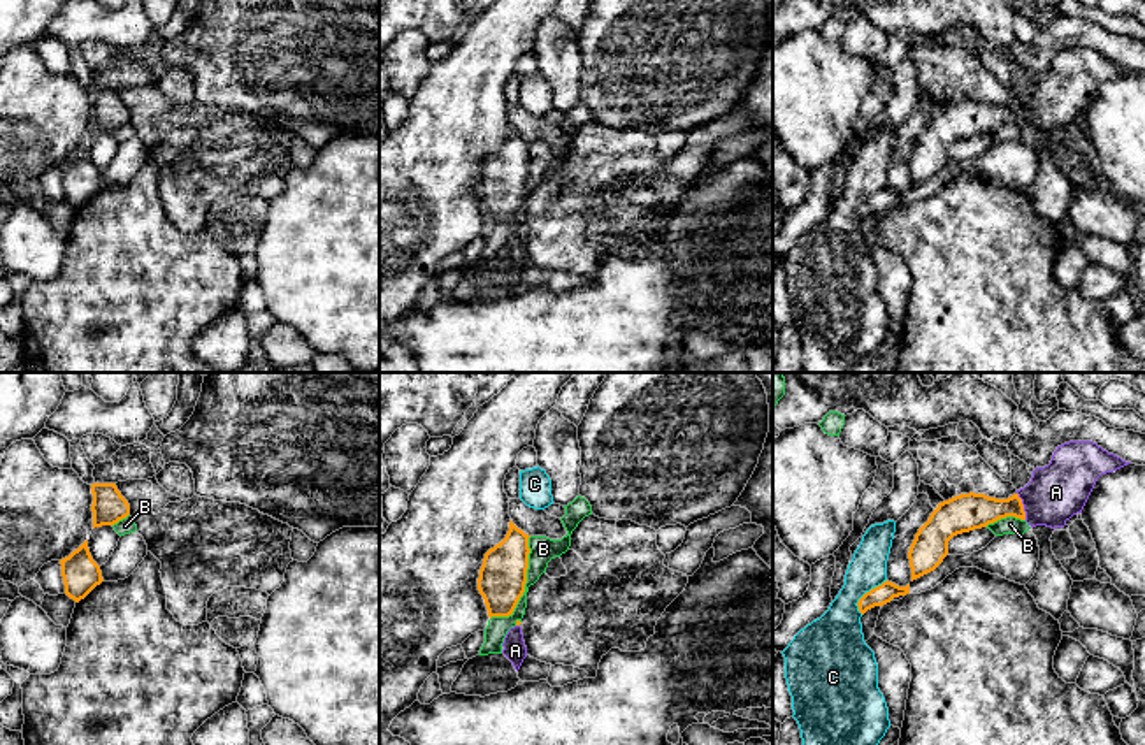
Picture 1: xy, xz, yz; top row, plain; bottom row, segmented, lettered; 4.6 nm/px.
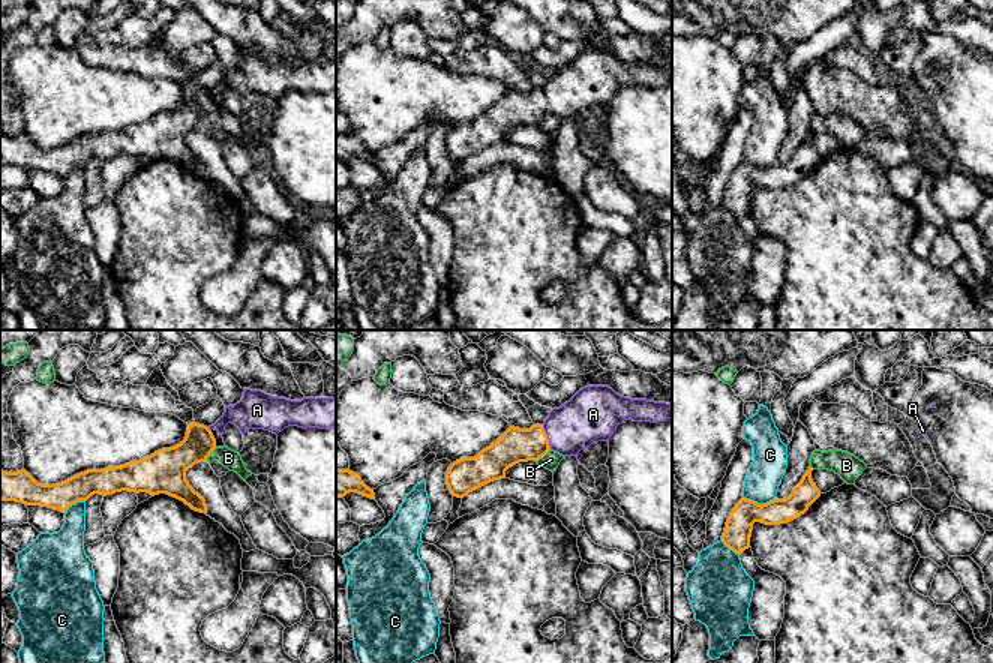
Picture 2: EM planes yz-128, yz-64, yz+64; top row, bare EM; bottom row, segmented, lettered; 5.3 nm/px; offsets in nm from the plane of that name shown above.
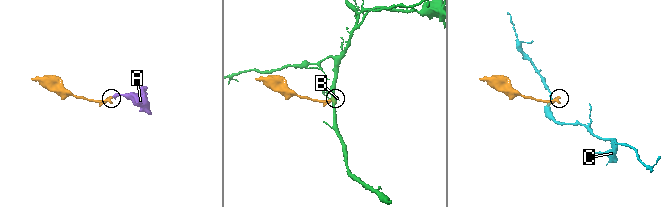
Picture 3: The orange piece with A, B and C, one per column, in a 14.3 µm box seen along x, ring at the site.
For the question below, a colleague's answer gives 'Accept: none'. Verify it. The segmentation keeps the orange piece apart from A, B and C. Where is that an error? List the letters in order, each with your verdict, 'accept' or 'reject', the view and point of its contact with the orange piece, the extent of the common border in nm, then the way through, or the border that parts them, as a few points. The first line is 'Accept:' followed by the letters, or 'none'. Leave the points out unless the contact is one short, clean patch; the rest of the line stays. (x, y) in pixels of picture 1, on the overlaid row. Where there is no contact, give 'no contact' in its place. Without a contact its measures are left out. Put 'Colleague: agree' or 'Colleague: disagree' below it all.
Accept: A
A: accept; meets orange in yz at (1022, 506); contact 130 nm long; runs through yz (968, 512), (1022, 506), (1045, 501), (1056, 492)
B: reject; meets orange in xz at (524, 585); contact 420 nm long; border along xz (531, 536), (525, 591), (508, 615), (494, 615), (490, 619)
C: reject; meets orange in yz at (866, 593); contact 200 nm long
Colleague: disagree

